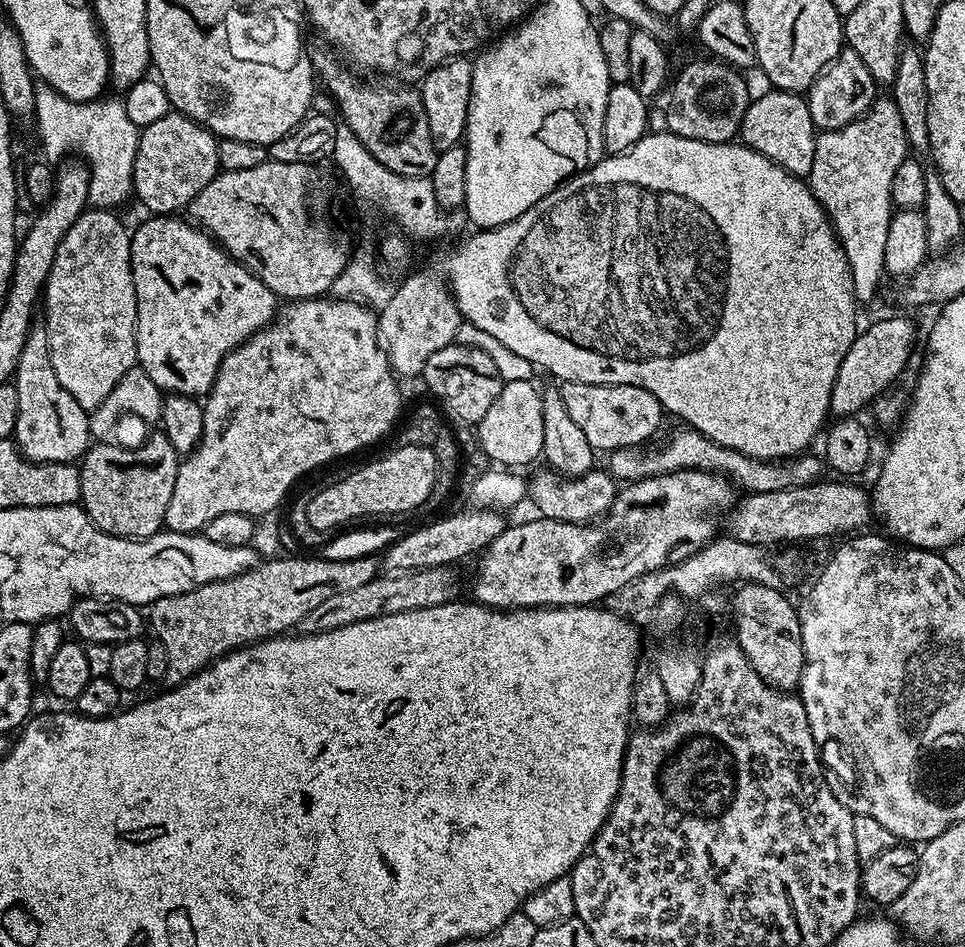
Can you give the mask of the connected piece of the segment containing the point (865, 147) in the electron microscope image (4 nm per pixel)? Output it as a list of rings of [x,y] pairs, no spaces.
[[[890,98],[877,99],[869,111],[860,119],[850,122],[845,128],[835,128],[832,132],[821,131],[816,136],[814,162],[808,171],[806,183],[812,189],[816,201],[828,213],[832,227],[836,229],[840,244],[844,247],[848,265],[852,270],[852,288],[857,301],[864,302],[870,299],[880,284],[880,276],[885,275],[886,234],[894,215],[892,203],[894,170],[902,166],[909,152],[910,145],[908,135],[904,133],[902,126],[902,114],[898,112],[898,106]]]

